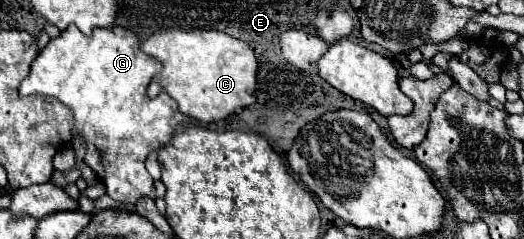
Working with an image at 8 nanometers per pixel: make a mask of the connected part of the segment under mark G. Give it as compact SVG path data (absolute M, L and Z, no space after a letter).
M71 24L67 30L61 32L59 38L49 40L49 44L33 60L29 76L19 86L19 94L51 96L57 98L61 104L65 104L75 118L73 136L79 136L87 148L85 164L97 174L99 182L107 190L107 196L111 196L115 202L135 204L139 196L155 198L153 178L145 170L145 160L153 150L169 143L169 138L173 136L173 120L177 114L173 110L171 96L159 94L157 98L147 98L145 94L151 78L159 70L161 64L139 50L139 40L133 32L115 26L115 28L95 28L91 36L85 36L83 32L79 32L77 26Z

